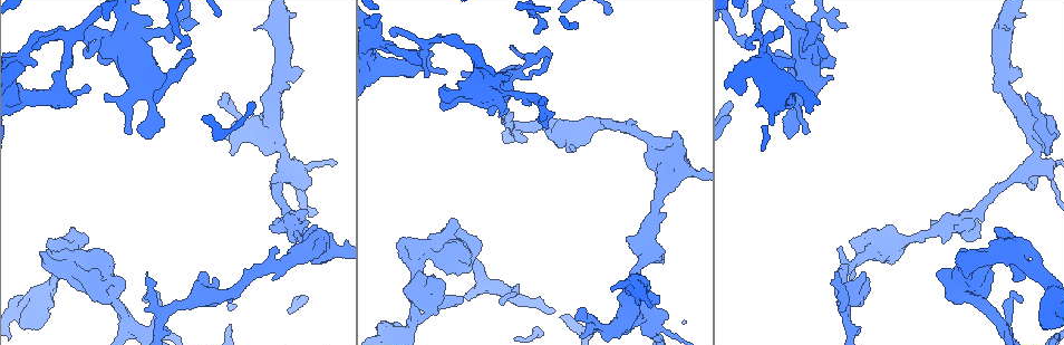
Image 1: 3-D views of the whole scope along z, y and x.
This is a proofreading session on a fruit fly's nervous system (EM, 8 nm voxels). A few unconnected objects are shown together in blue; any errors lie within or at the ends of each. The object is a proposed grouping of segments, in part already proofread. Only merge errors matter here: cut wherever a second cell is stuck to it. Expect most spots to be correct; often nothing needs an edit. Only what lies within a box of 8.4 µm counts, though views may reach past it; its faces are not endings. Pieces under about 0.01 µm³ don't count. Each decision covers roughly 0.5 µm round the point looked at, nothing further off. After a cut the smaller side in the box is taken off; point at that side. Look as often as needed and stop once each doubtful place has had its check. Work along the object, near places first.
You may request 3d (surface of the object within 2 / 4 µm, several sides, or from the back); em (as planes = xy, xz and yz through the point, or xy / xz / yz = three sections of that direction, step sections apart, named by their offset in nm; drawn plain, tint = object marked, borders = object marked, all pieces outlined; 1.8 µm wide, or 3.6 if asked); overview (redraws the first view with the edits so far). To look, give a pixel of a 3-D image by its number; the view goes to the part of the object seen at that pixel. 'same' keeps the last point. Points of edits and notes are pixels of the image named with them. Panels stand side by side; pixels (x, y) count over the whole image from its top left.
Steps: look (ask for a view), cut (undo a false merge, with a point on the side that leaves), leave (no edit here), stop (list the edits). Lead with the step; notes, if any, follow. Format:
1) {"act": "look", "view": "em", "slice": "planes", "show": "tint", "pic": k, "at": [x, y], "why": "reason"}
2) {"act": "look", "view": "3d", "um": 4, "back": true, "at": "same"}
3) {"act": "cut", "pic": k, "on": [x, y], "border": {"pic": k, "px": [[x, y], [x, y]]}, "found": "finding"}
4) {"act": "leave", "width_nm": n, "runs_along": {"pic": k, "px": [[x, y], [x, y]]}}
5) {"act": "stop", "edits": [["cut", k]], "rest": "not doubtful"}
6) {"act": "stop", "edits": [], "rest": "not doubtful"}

{"act": "look", "view": "em", "slice": "yz", "step": 4, "show": "tint", "pic": 1, "at": [47, 265], "why": "abrupt turn"}

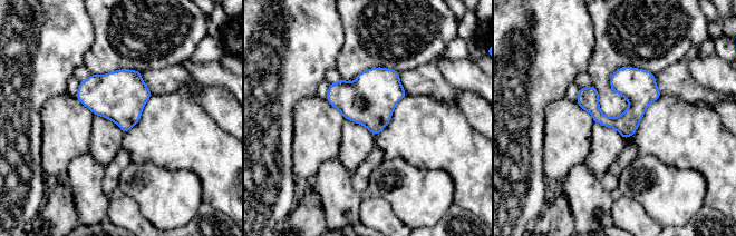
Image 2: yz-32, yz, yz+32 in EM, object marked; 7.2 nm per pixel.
{"act": "leave", "found": "all the same cell"}

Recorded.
{"act": "look", "view": "3d", "um": 4, "pic": 1, "at": [1008, 249], "why": "sudden change in width"}

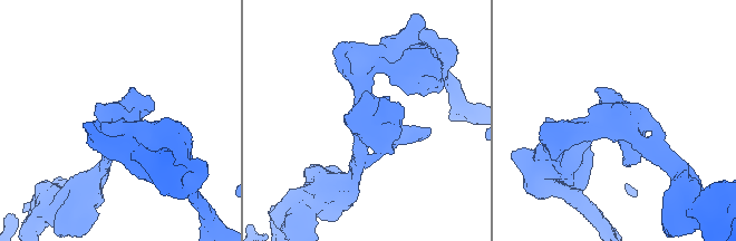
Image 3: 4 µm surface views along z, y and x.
{"act": "look", "view": "em", "slice": "planes", "show": "plain", "pic": 3, "at": [616, 123]}

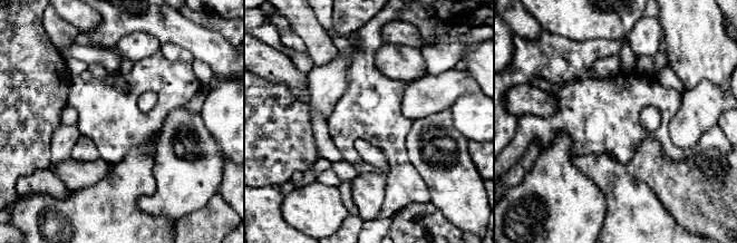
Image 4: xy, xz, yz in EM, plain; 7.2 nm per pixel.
{"act": "look", "view": "em", "slice": "planes", "show": "tint", "at": "same"}

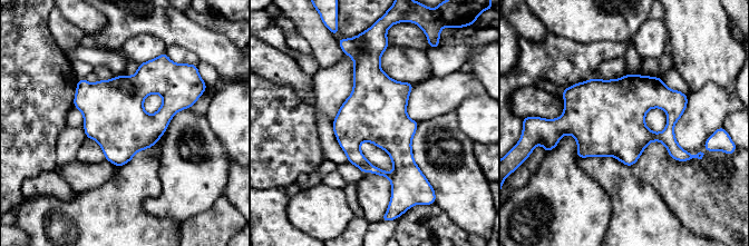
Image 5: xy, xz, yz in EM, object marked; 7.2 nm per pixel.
{"act": "leave", "width_nm": 440, "found": "all the same cell"}

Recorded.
{"act": "look", "view": "3d", "um": 4, "pic": 1, "at": [967, 275], "why": "sudden change in width"}

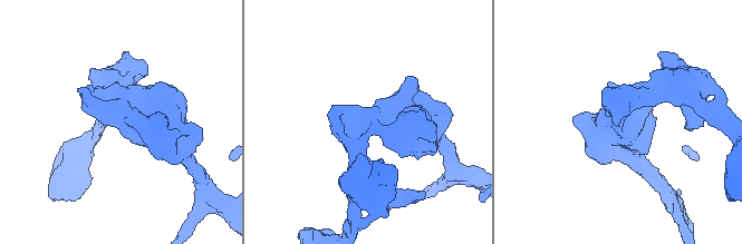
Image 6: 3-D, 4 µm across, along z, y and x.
{"act": "look", "view": "em", "um": 3.6, "slice": "yz", "step": 4, "show": "tint", "pic": 6, "at": [385, 119], "why": "need the tissue"}

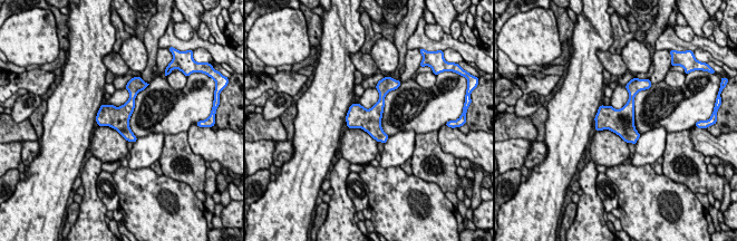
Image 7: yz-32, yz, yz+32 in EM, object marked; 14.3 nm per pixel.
{"act": "look", "view": "em", "um": 3.6, "slice": "planes", "show": "tint", "at": "same", "why": "cut it another way"}

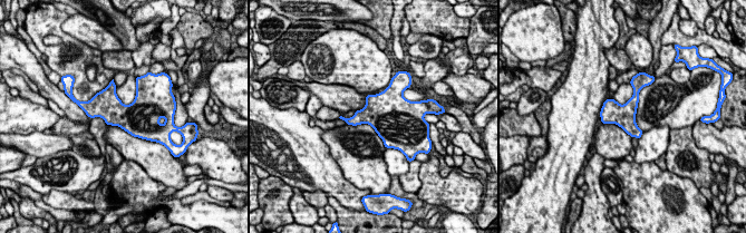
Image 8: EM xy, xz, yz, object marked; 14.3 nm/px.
{"act": "leave", "width_nm": 320, "found": "all the same cell"}

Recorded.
{"act": "look", "view": "em", "slice": "xz", "step": 16, "show": "plain", "pic": 1, "at": [760, 48], "why": "sudden change in width"}

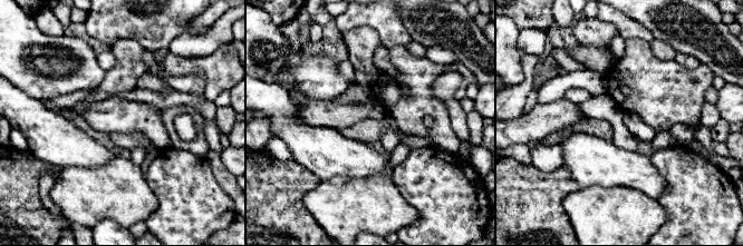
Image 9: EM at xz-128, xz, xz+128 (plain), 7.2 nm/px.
{"act": "look", "view": "em", "slice": "xz", "step": 16, "show": "tint", "at": "same", "why": "where the object lies"}

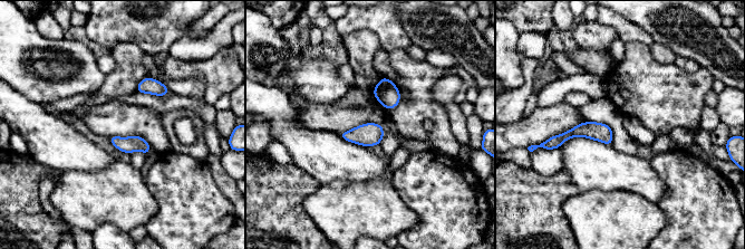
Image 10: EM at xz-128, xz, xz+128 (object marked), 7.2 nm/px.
{"act": "leave", "runs_along": {"pic": 10, "px": [[609, 131], [577, 131], [558, 142]]}, "found": "all the same cell"}

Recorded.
{"act": "stop", "edits": [], "rest": "not doubtful"}

